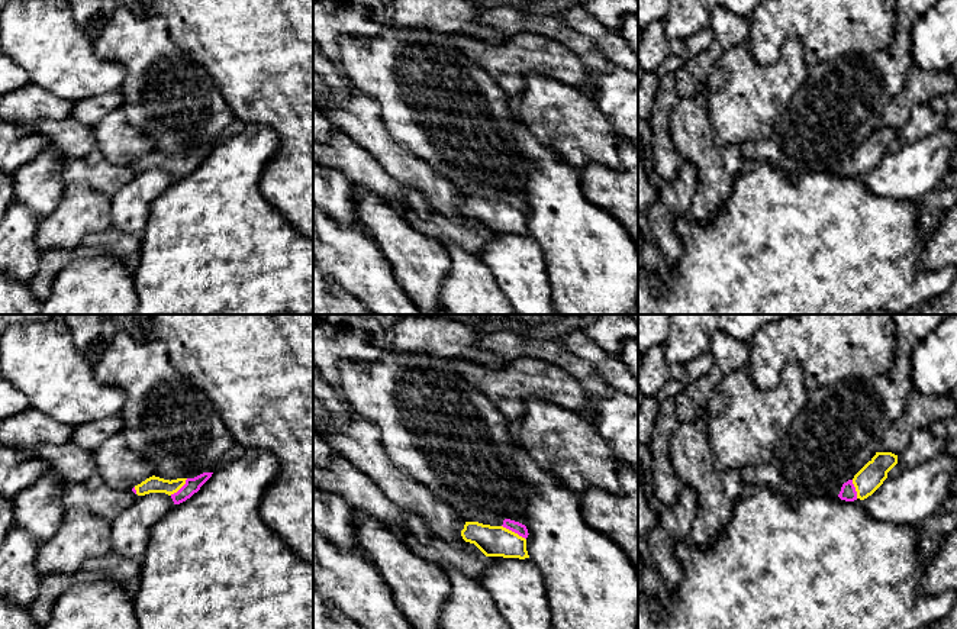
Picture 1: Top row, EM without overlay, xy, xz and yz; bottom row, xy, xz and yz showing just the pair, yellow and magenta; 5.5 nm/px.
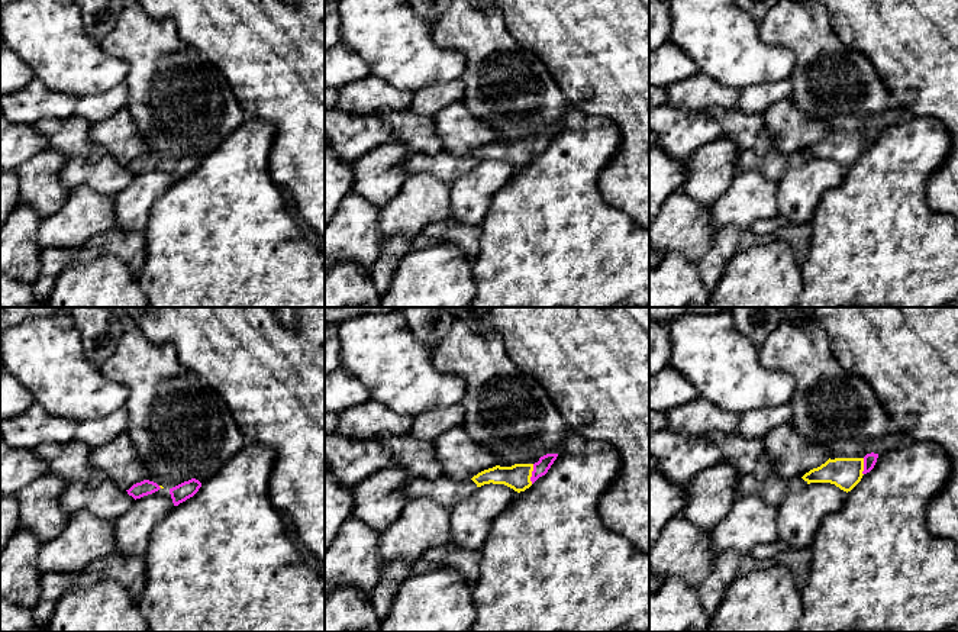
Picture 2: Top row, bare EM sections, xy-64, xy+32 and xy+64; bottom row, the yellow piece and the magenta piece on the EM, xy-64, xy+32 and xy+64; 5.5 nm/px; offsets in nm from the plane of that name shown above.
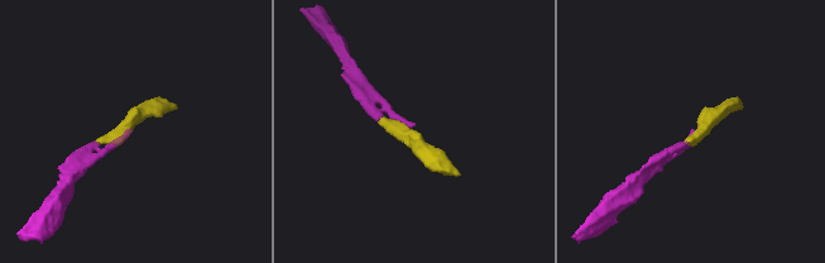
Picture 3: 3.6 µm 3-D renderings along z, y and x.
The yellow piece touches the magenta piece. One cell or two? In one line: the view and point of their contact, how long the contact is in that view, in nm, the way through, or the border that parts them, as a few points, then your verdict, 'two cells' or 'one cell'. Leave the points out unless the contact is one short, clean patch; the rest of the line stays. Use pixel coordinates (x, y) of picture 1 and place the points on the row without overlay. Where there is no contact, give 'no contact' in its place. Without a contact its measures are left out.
contact xz (514, 207); length 160 nm; way xz (493, 216), (505, 216), (514, 207), (518, 203); one cell

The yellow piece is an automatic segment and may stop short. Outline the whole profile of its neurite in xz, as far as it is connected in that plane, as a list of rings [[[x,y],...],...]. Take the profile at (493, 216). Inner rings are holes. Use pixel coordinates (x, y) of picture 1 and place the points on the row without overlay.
[[[505,194],[502,201],[465,197],[461,212],[474,219],[486,232],[529,233],[526,226],[528,204],[525,200]]]

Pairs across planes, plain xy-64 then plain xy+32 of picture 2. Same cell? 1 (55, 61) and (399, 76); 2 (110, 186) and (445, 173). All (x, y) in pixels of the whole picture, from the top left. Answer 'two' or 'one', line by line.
1: one
2: one

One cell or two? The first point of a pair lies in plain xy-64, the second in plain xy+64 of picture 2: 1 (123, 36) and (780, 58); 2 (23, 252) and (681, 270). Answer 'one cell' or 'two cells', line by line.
1: two cells
2: two cells

